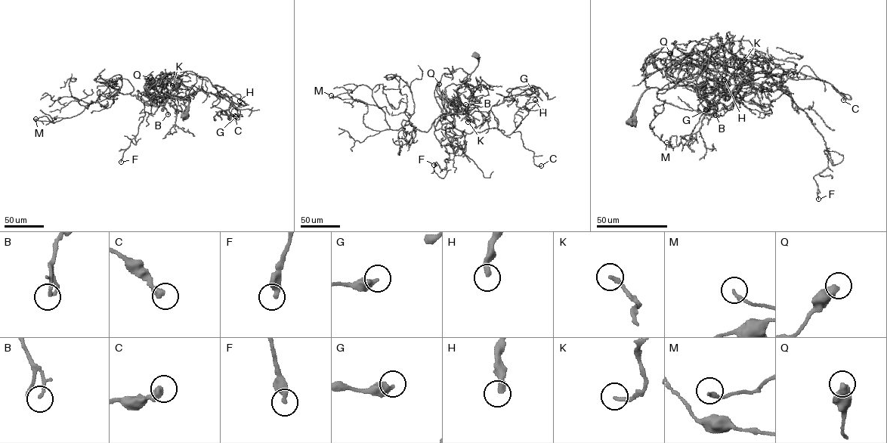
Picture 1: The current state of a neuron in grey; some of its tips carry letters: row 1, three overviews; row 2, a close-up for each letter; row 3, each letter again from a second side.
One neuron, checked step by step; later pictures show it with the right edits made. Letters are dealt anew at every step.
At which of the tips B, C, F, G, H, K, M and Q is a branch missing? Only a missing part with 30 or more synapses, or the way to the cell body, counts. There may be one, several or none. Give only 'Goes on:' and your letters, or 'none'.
Goes on: none

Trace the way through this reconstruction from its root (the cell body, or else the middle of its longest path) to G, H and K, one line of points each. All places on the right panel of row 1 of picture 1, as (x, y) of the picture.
G: (630, 122), (650, 88), (718, 83), (704, 66), (724, 55), (721, 36), (706, 109)
H: (630, 122), (650, 88), (718, 83), (704, 69), (716, 48), (764, 77), (779, 65), (724, 79)
K: (630, 122), (638, 100), (647, 89), (670, 88), (683, 78), (694, 74), (724, 82), (744, 60)

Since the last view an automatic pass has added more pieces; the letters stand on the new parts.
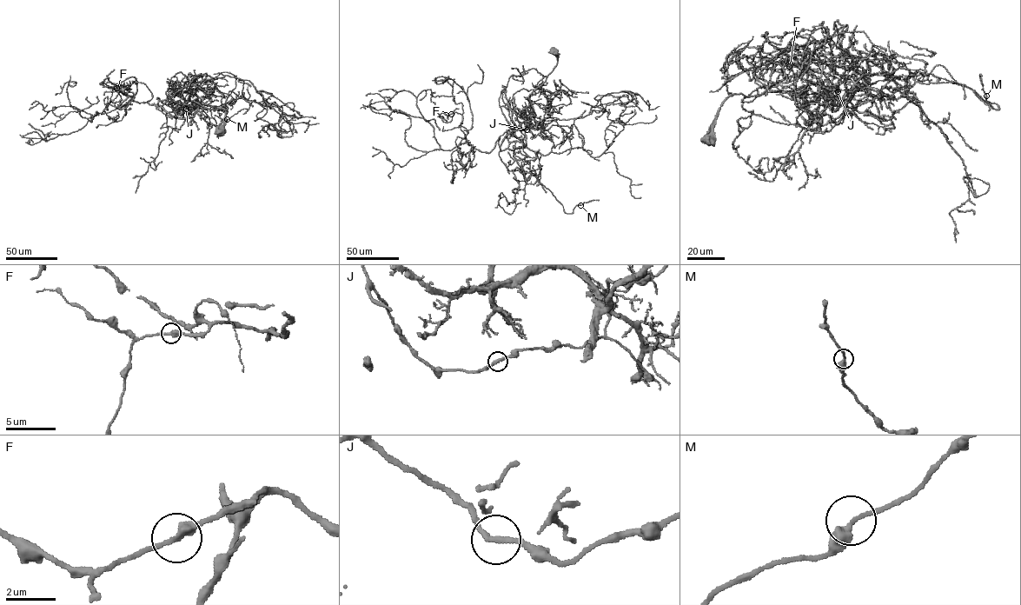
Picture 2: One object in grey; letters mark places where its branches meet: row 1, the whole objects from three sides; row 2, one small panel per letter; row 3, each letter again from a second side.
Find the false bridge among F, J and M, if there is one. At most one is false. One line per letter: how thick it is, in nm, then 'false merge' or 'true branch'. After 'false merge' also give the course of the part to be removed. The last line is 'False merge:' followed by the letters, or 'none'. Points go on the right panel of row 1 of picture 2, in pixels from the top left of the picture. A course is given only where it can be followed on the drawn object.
F: 320 nm thick; true branch
J: 200 nm thick; true branch
M: 320 nm thick; true branch
False merge: none

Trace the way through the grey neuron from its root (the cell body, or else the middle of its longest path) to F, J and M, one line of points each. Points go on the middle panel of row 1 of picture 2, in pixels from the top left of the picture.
F: (553, 50), (556, 65), (529, 96), (533, 118), (508, 129), (489, 152), (471, 145), (462, 115), (451, 114)
J: (553, 50), (557, 55), (556, 65), (529, 96), (538, 126), (527, 129)
M: (553, 50), (529, 96), (533, 118), (500, 136), (499, 156), (566, 213), (580, 205)

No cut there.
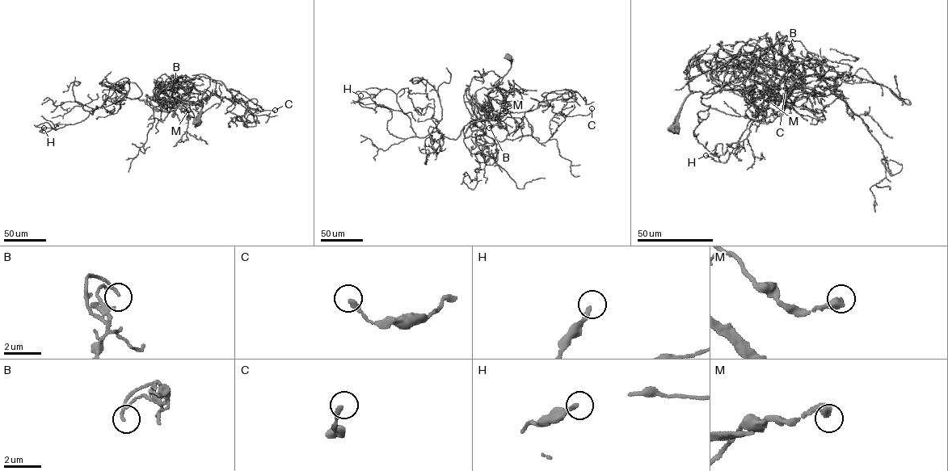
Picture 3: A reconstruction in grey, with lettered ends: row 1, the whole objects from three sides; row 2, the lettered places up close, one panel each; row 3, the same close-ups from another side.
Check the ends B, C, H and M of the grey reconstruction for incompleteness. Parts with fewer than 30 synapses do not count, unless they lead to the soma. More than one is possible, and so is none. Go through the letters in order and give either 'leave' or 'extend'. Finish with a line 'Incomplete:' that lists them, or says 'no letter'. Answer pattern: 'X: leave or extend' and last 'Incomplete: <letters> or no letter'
B: leave
C: leave
H: leave
M: leave
Incomplete: no letter

